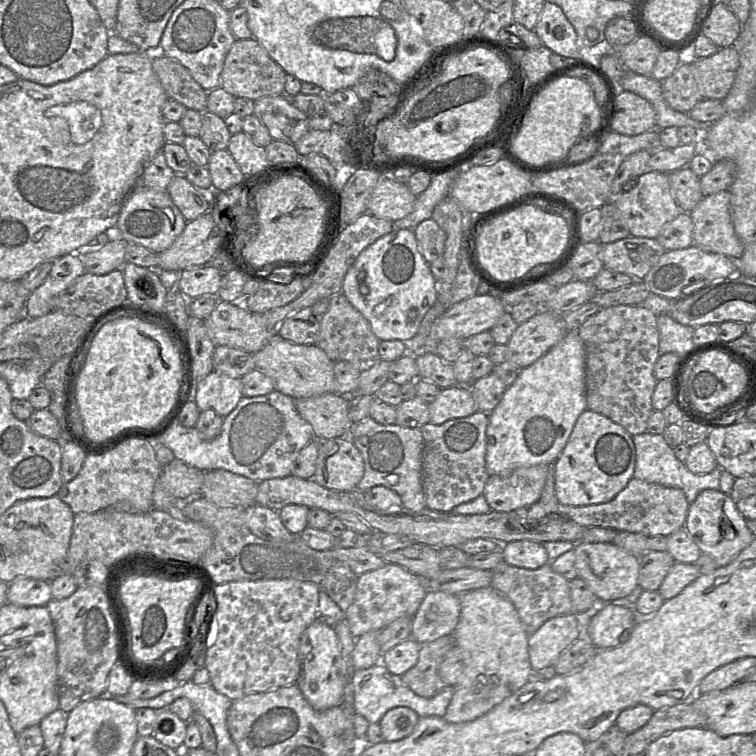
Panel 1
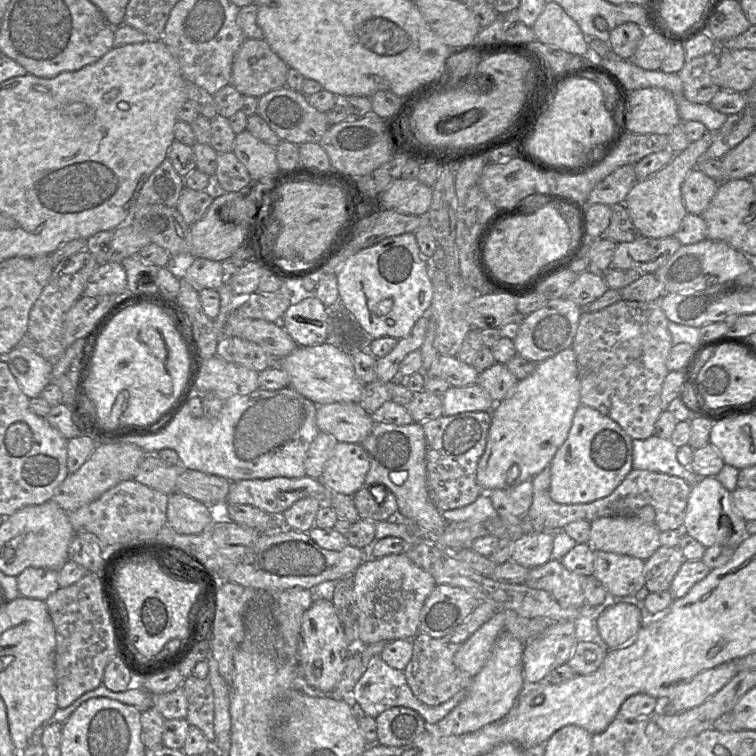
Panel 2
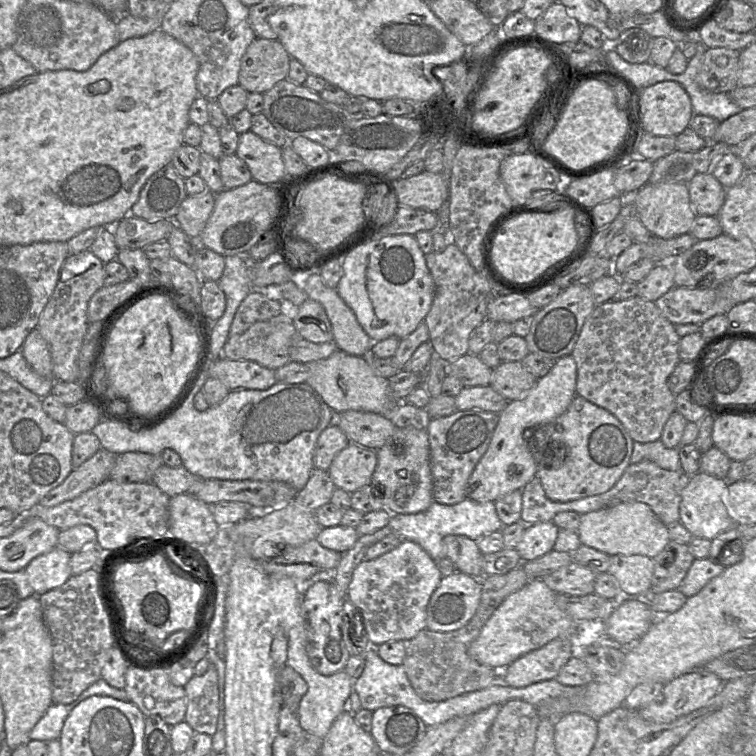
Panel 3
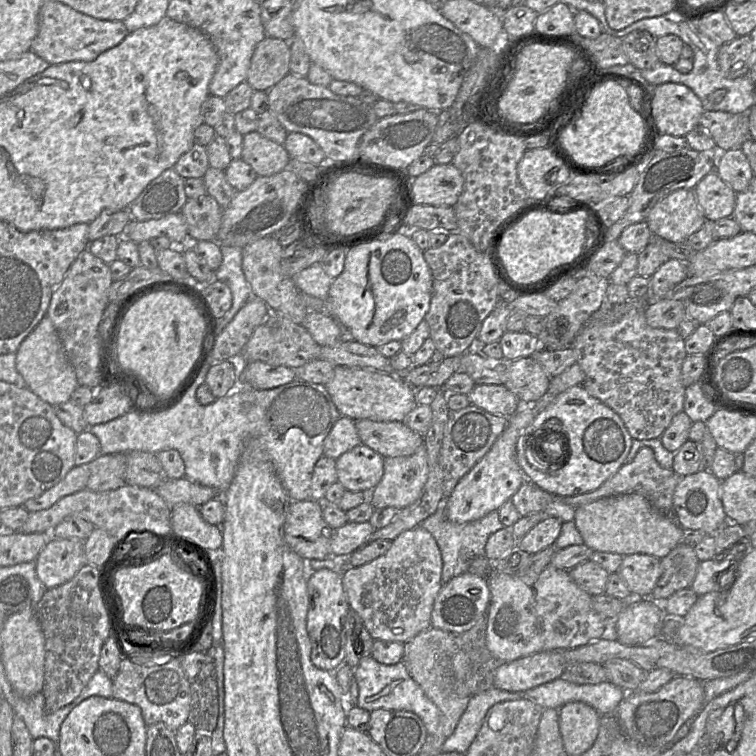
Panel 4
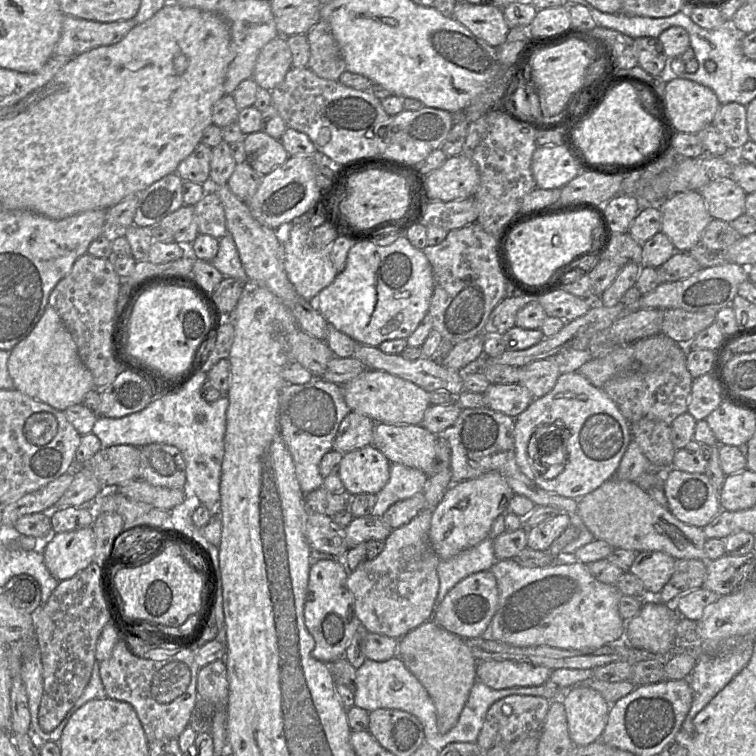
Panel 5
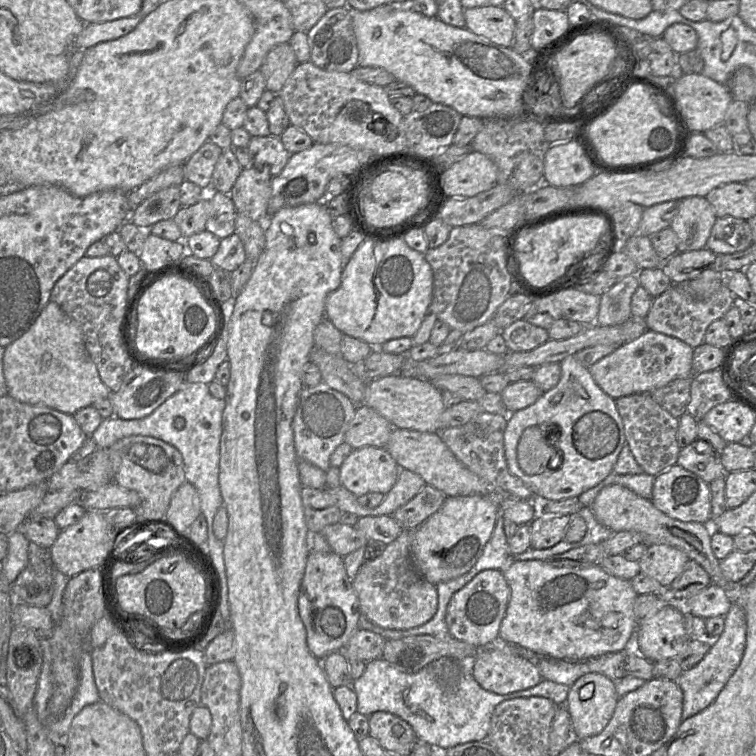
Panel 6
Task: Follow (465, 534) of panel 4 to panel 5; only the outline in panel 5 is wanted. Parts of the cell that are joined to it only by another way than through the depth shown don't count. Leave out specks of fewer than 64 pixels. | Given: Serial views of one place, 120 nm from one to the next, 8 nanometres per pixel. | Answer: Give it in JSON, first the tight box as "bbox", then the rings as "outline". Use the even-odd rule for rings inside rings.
{"bbox":[434,513,505,614],"outline":[[[505,513],[494,520],[488,535],[475,546],[448,559],[440,559],[437,566],[439,590],[434,602],[434,614],[445,595],[459,581],[480,571],[487,571],[497,561],[493,551],[494,539],[503,533]]]}

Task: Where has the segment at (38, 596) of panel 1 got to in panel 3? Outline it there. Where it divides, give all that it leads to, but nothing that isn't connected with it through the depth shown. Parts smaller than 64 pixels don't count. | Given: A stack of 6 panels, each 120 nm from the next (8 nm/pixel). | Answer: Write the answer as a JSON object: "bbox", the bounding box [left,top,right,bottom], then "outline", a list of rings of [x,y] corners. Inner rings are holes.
{"bbox":[25,546,72,595],"outline":[[[56,546],[28,564],[25,571],[35,595],[60,587],[72,576],[70,558],[71,553]]]}

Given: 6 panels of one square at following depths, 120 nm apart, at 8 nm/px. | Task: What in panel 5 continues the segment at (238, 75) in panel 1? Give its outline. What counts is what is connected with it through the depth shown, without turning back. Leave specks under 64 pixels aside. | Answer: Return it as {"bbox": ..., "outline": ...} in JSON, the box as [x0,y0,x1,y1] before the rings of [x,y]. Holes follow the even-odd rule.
{"bbox":[252,36,292,91],"outline":[[[278,36],[269,41],[260,51],[252,79],[260,88],[271,91],[292,67],[292,53],[287,40]]]}

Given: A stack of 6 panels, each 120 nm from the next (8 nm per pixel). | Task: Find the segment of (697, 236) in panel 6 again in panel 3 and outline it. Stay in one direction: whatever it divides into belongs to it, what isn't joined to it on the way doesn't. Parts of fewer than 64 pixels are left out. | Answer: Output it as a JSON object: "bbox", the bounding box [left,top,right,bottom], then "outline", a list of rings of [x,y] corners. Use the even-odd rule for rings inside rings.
{"bbox":[630,182,697,239],"outline":[[[680,182],[645,184],[630,196],[636,208],[636,216],[654,235],[671,239],[690,232],[697,214],[690,201],[687,184]]]}

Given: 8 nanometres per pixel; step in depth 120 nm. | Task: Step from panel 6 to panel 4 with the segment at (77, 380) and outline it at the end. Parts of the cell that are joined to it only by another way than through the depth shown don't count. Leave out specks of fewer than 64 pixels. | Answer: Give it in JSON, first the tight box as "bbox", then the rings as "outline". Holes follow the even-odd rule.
{"bbox":[16,314,79,406],"outline":[[[47,314],[21,342],[16,351],[16,369],[25,380],[27,387],[52,406],[70,401],[73,392],[79,386],[75,370]]]}

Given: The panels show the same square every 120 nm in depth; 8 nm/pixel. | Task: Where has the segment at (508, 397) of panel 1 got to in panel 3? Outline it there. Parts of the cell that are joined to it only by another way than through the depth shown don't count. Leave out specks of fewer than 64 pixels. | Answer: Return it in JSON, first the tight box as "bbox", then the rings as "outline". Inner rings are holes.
{"bbox":[467,355,577,503],"outline":[[[571,355],[564,356],[562,358],[559,358],[552,369],[549,371],[547,375],[544,377],[538,378],[535,385],[526,393],[524,394],[521,398],[517,400],[512,400],[509,401],[506,407],[499,413],[499,421],[498,424],[494,430],[492,439],[490,441],[489,447],[486,451],[486,453],[483,455],[483,457],[479,460],[477,465],[475,466],[475,469],[473,470],[473,473],[471,474],[469,481],[468,481],[468,486],[467,486],[467,498],[483,503],[483,502],[495,502],[497,499],[500,497],[511,493],[515,490],[522,490],[527,483],[529,483],[534,477],[536,477],[537,473],[537,463],[534,458],[534,455],[532,453],[532,441],[527,441],[524,437],[525,430],[527,429],[532,429],[533,431],[530,434],[530,438],[535,439],[535,430],[539,429],[538,426],[542,424],[547,424],[550,422],[553,422],[555,419],[557,419],[559,416],[561,416],[565,411],[568,409],[570,406],[571,402],[573,401],[574,397],[576,396],[576,385],[577,385],[577,367],[574,358]]]}

